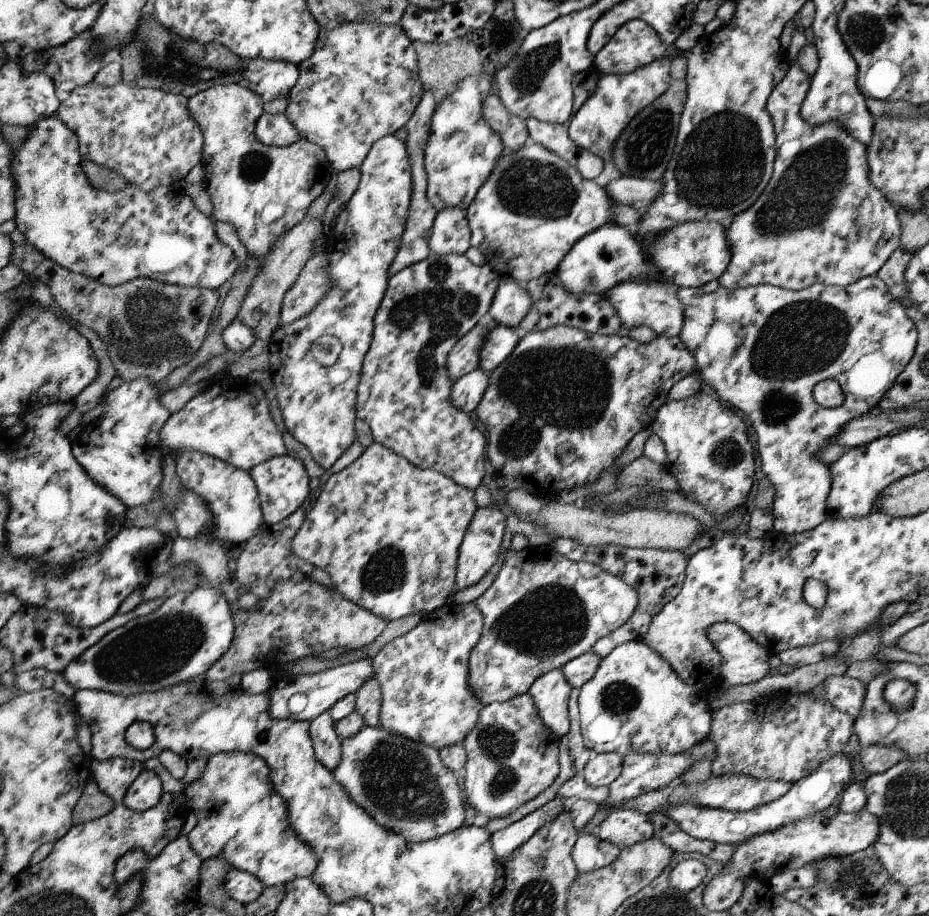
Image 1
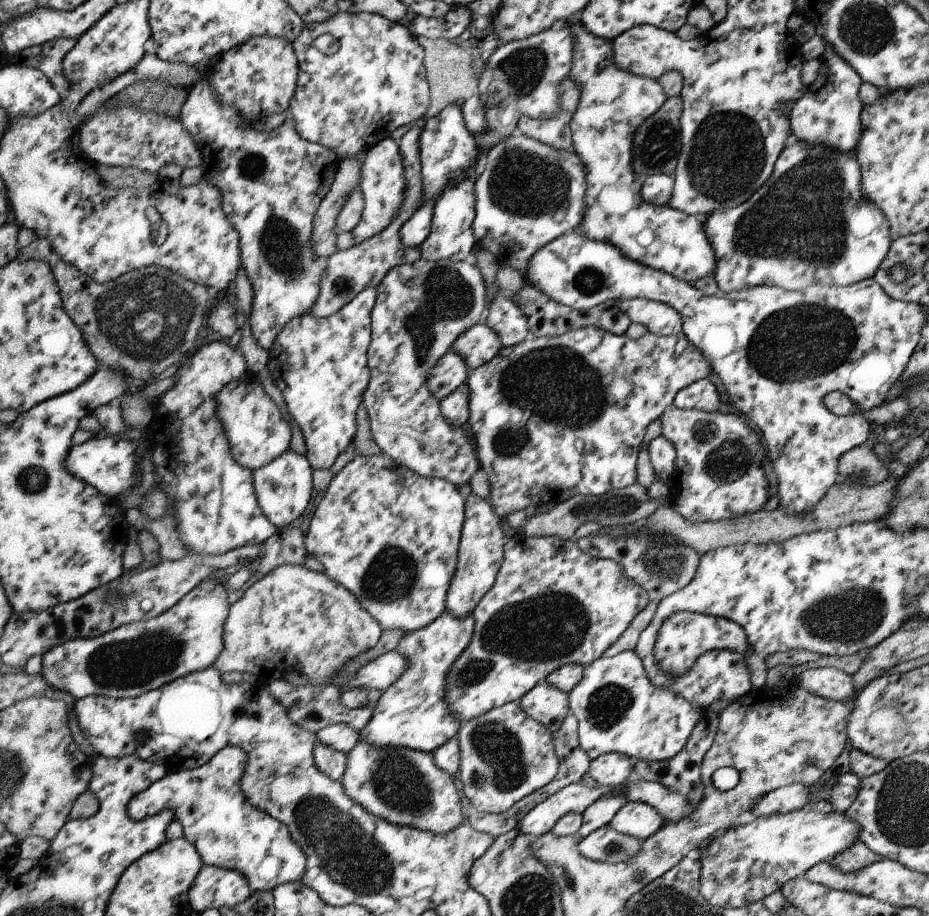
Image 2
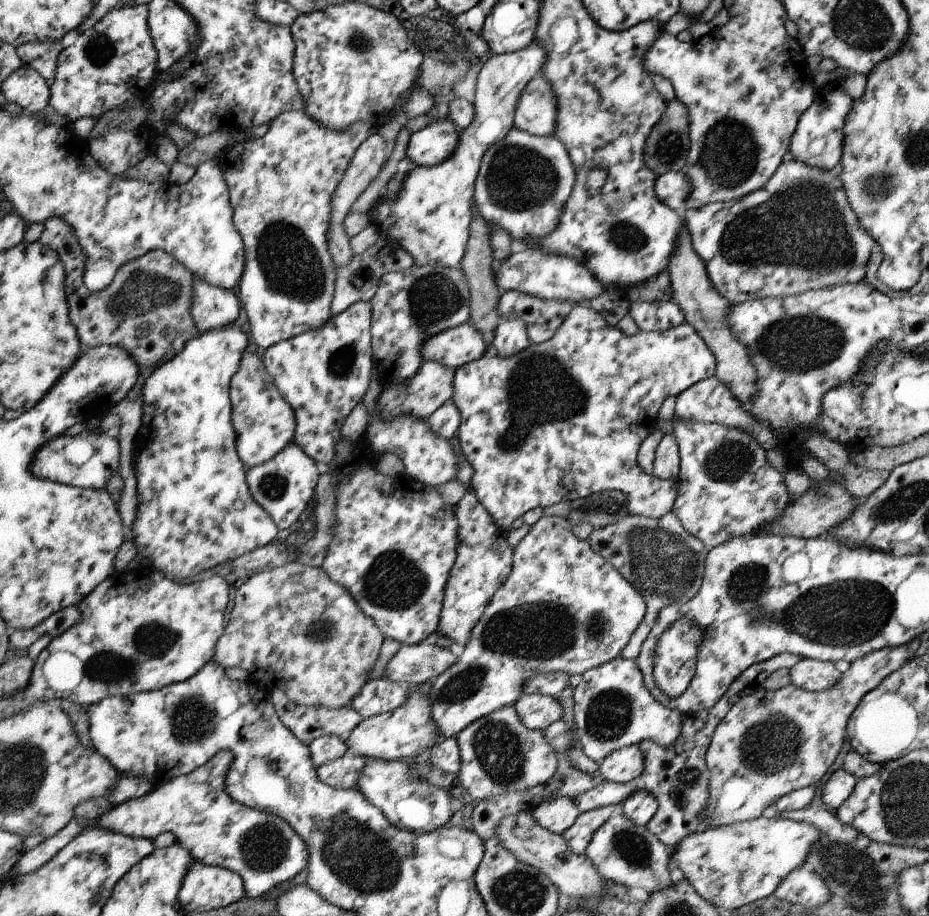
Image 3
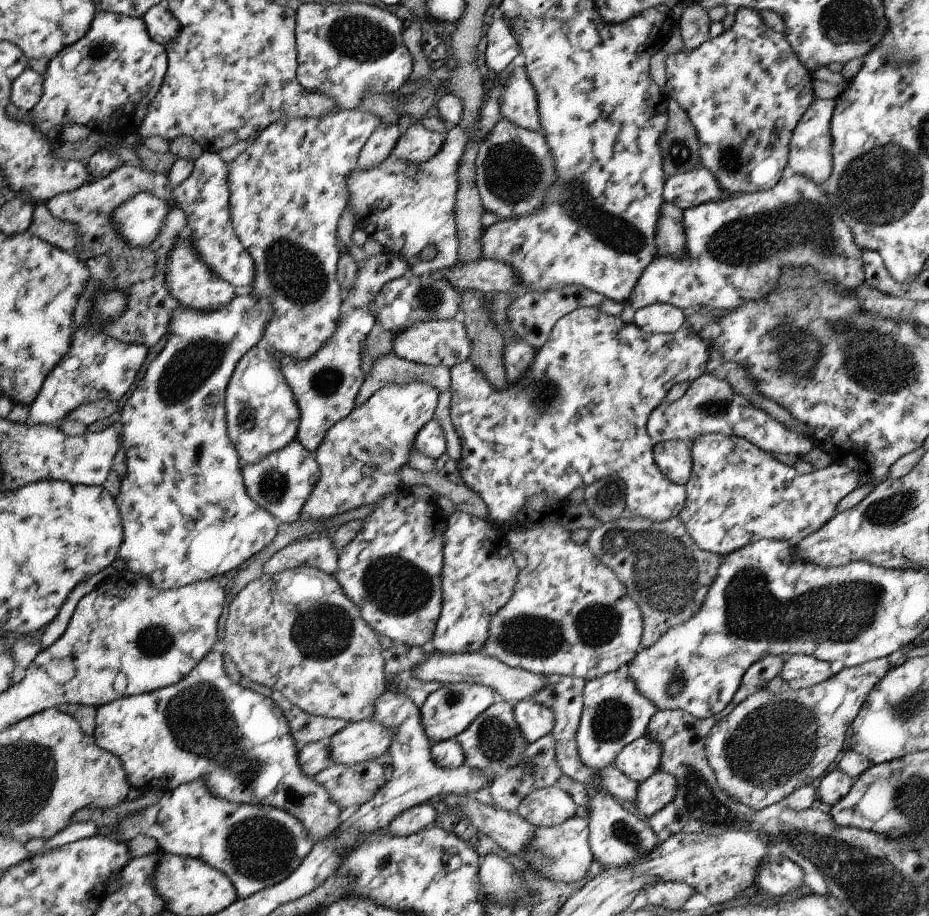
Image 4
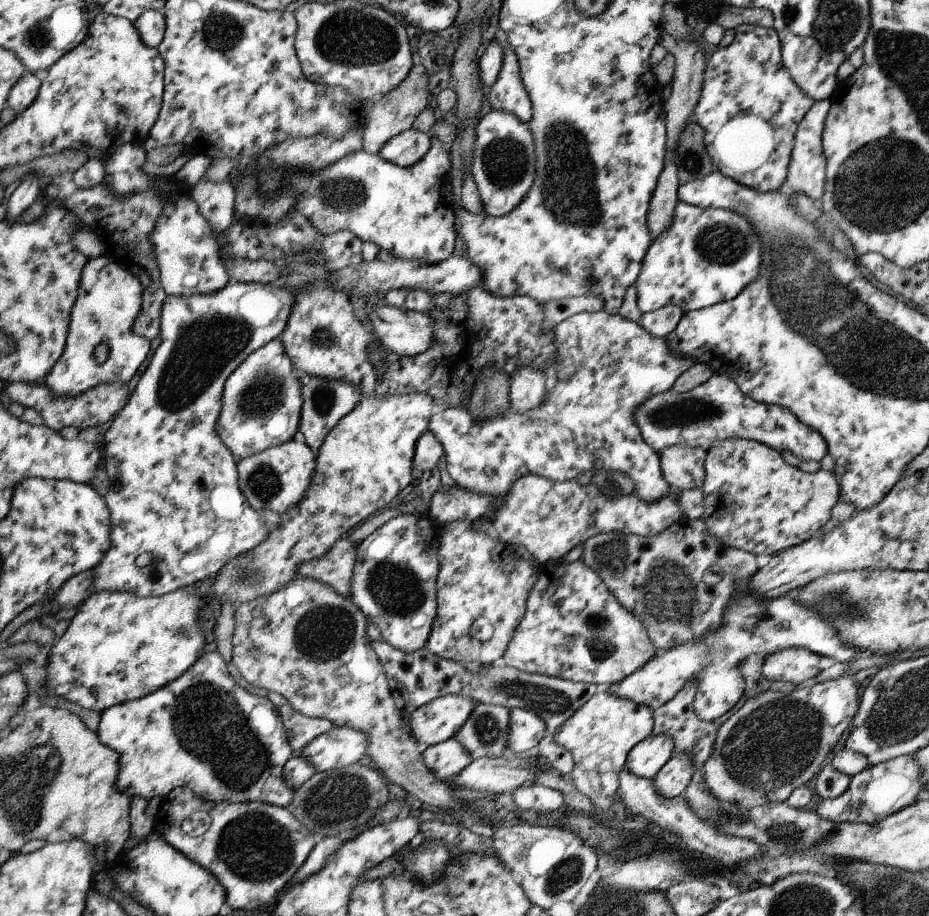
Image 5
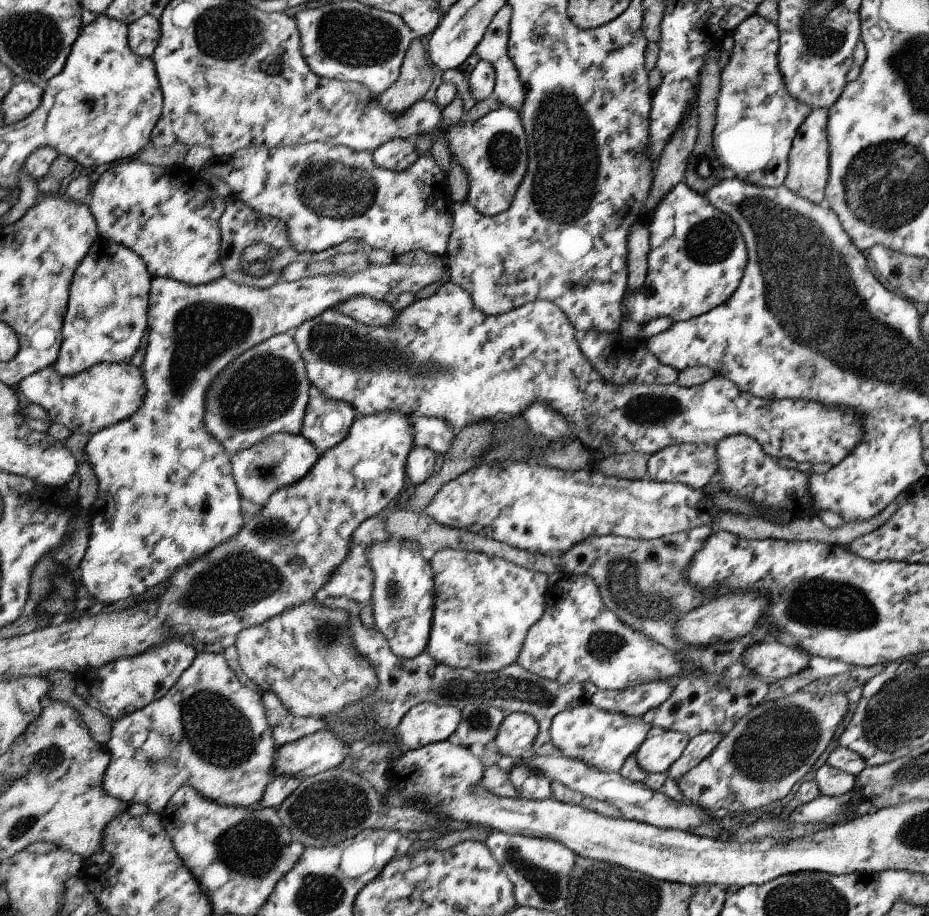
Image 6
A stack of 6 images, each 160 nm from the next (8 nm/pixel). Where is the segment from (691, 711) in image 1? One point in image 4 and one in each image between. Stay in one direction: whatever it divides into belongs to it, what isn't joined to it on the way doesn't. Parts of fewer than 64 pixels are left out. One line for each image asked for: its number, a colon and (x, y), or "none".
2: (619, 708)
3: (613, 709)
4: (615, 714)

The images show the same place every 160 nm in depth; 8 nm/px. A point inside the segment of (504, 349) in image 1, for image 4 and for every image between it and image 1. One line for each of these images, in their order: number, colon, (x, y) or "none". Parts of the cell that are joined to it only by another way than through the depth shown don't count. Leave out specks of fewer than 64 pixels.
2: (480, 345)
3: (457, 347)
4: (437, 342)

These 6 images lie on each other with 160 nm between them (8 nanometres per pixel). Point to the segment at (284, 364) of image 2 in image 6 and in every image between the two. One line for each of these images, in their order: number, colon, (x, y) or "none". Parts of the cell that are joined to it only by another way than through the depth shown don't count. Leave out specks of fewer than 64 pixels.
3: (323, 373)
4: (326, 386)
5: (326, 403)
6: (328, 422)

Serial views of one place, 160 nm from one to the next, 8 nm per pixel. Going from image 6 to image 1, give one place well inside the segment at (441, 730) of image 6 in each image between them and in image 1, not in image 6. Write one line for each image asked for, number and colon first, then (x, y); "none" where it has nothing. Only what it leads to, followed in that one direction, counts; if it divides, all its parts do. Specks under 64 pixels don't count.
1: (542, 610)
2: (552, 604)
3: (565, 608)
4: (450, 711)
5: (438, 721)

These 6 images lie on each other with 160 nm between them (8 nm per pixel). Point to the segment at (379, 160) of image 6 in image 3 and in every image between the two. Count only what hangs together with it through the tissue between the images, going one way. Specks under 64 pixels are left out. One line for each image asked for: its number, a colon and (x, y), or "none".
3: (436, 143)
4: (417, 145)
5: (408, 148)

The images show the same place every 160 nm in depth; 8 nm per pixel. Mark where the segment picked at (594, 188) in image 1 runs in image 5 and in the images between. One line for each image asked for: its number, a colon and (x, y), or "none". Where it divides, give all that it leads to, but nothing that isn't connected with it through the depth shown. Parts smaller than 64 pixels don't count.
2: (529, 194)
3: (524, 182)
4: (515, 167)
5: (505, 165)

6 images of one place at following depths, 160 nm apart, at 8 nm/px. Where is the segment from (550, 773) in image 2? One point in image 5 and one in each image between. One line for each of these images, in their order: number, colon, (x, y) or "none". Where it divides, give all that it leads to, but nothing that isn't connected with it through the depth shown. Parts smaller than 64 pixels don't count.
3: (500, 753)
4: (494, 743)
5: (486, 734)

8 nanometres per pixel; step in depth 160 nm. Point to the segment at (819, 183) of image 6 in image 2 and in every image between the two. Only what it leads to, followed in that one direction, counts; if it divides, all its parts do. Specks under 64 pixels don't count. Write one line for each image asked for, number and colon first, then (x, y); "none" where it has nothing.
2: (831, 111)
3: (819, 140)
4: (811, 155)
5: (807, 174)

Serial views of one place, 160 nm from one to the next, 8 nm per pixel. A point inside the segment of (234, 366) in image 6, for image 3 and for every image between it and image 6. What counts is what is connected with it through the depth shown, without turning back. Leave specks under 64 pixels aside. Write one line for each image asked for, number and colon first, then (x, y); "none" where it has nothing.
3: (264, 421)
4: (261, 414)
5: (262, 401)

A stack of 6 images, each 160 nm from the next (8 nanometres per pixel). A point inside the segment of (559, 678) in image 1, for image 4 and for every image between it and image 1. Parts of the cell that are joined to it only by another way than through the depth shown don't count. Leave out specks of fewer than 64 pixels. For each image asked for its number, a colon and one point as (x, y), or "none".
2: (549, 705)
3: (538, 711)
4: (536, 720)

